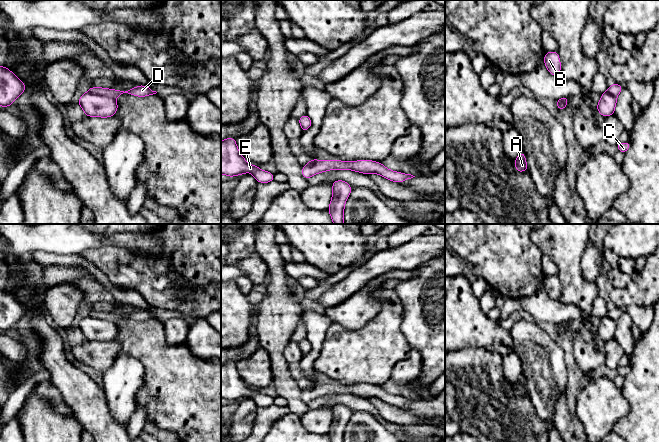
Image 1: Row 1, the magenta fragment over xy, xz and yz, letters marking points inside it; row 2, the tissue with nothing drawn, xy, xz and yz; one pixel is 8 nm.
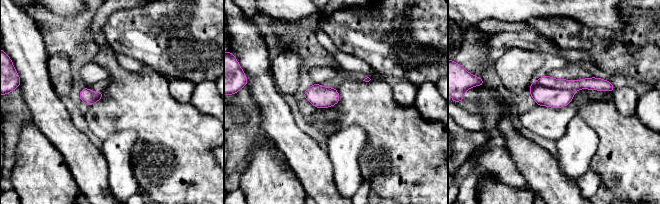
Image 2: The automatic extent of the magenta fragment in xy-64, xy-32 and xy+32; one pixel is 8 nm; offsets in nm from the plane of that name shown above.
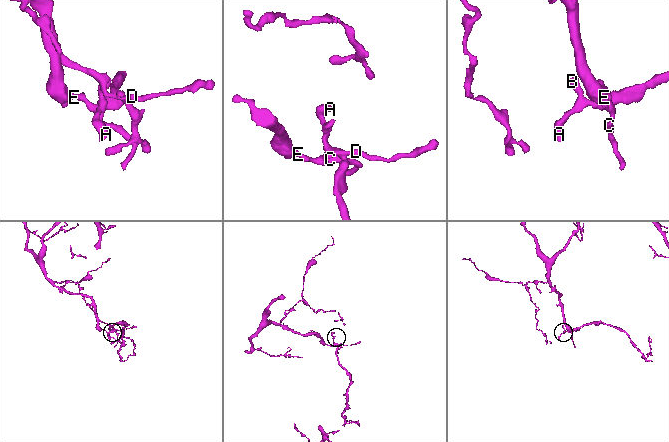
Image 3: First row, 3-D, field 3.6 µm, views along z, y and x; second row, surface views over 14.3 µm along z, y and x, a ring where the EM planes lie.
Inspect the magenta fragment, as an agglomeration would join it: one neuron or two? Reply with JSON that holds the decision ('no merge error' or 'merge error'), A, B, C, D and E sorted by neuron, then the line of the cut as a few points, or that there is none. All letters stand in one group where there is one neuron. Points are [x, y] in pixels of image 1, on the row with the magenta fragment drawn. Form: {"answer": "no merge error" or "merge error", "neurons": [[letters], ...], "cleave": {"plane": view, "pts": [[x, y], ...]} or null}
{"answer": "merge error", "neurons": [["A", "B"], ["C", "D", "E"]], "cleave": {"plane": "xy", "pts": [[88, 91], [94, 94], [111, 96], [114, 99]]}}

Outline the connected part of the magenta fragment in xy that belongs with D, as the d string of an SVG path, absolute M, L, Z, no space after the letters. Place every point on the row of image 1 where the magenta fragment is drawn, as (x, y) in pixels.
M138 85L137 87L131 88L129 90L115 90L102 87L90 87L88 92L97 95L103 95L106 97L112 97L114 99L116 99L119 95L122 94L130 94L138 97L146 97L157 93L156 91L153 91L151 88L144 85Z

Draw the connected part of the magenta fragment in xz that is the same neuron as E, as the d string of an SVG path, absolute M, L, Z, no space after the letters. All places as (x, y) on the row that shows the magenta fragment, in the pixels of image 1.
M229 137L221 140L221 174L235 177L247 172L252 174L258 183L274 181L274 174L246 162L246 159L238 150L236 139Z

